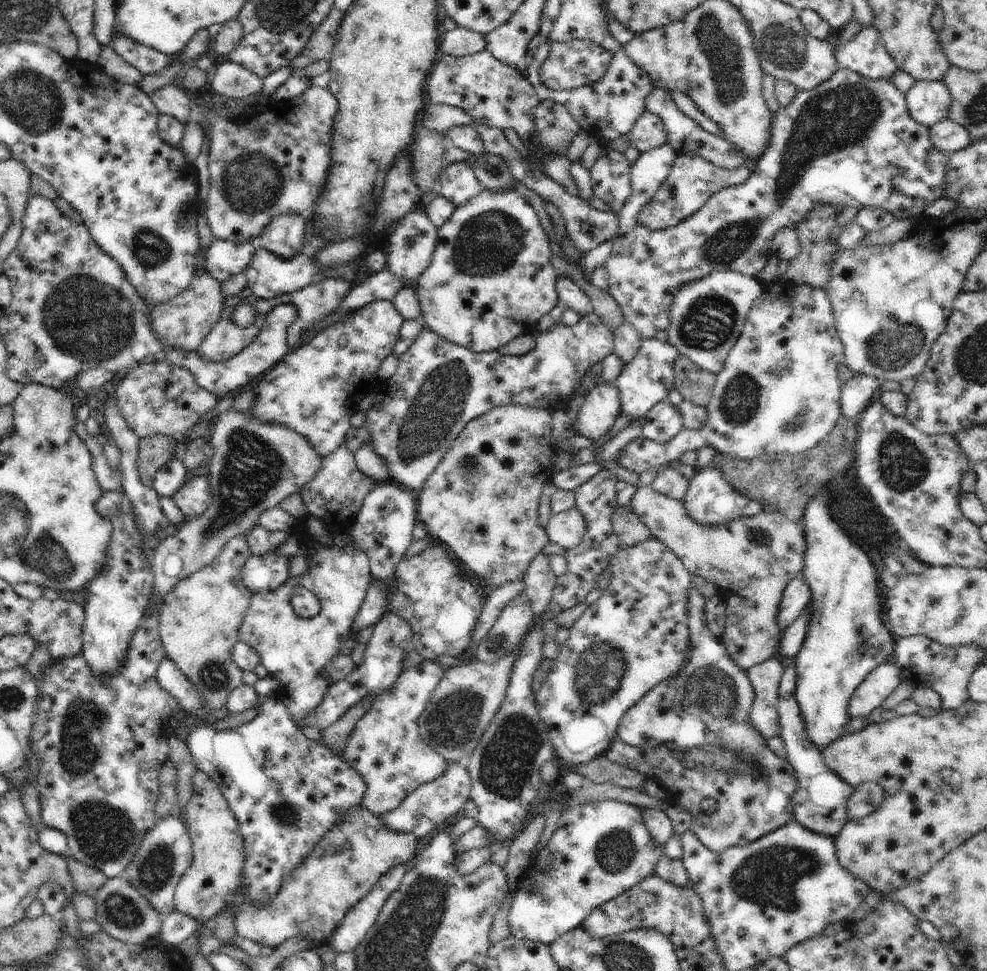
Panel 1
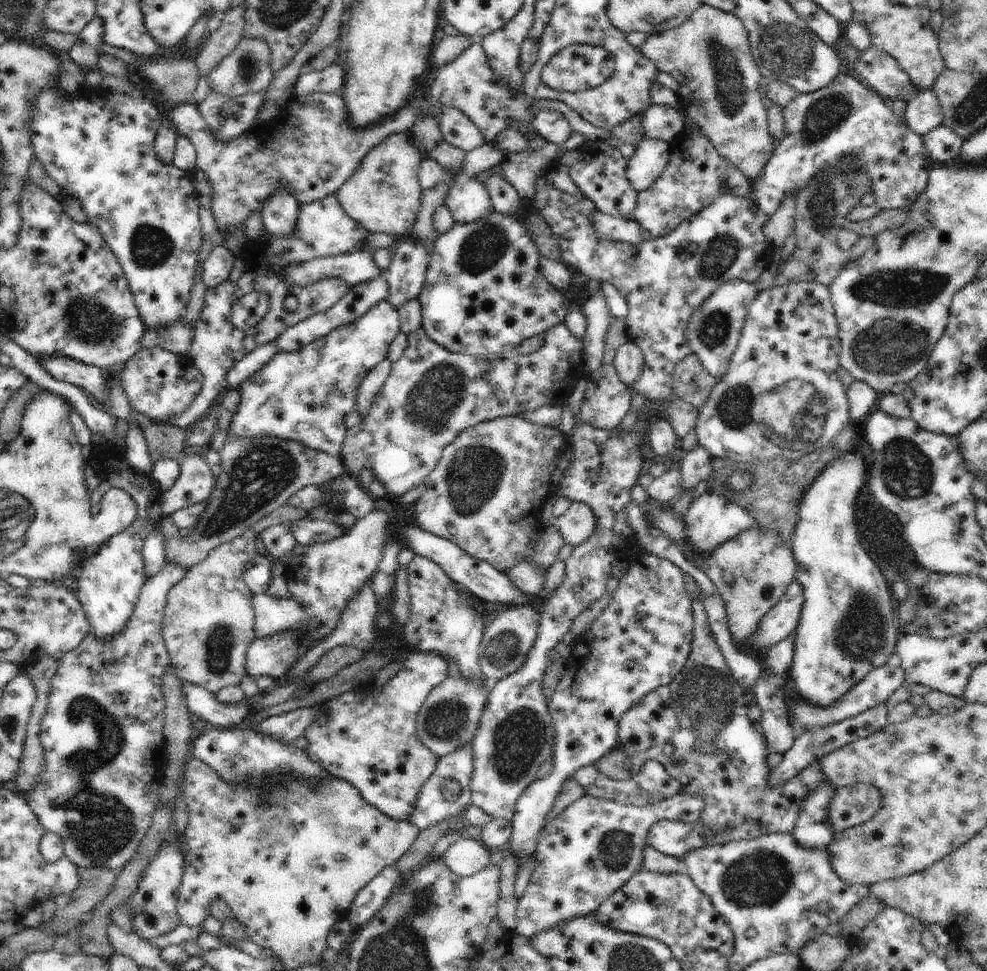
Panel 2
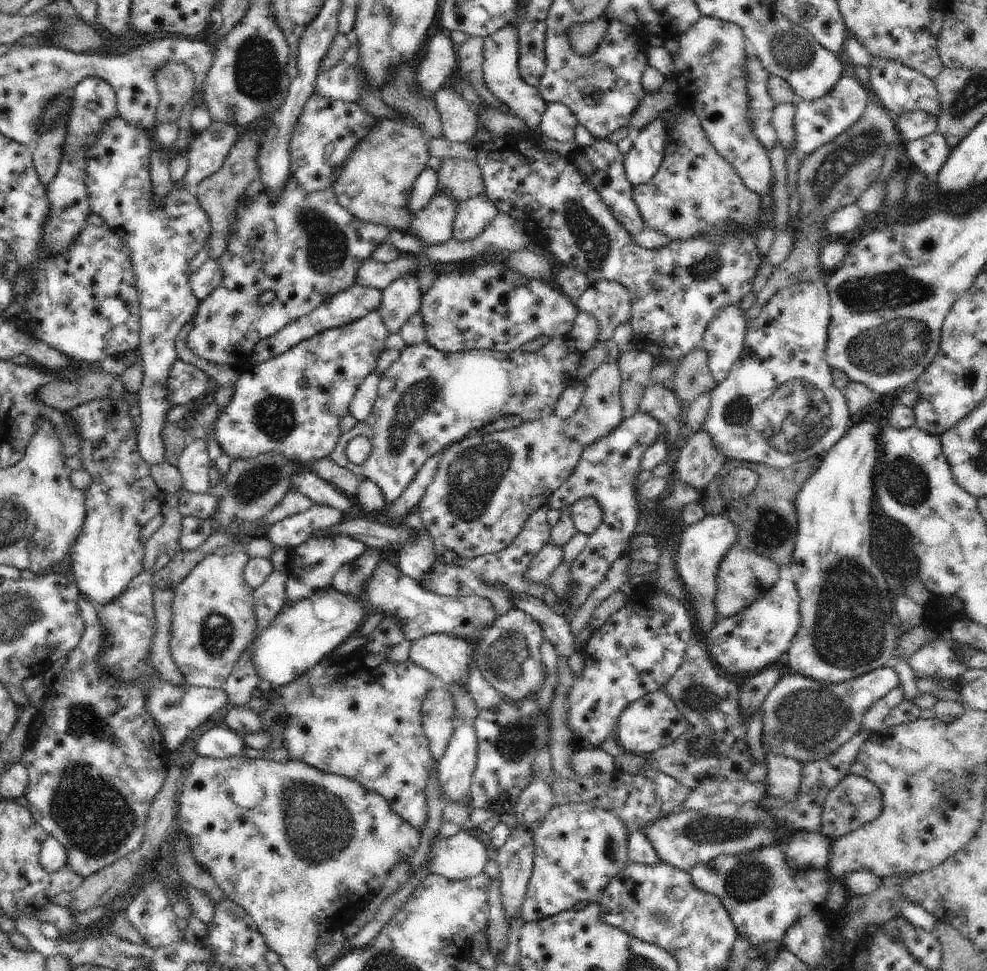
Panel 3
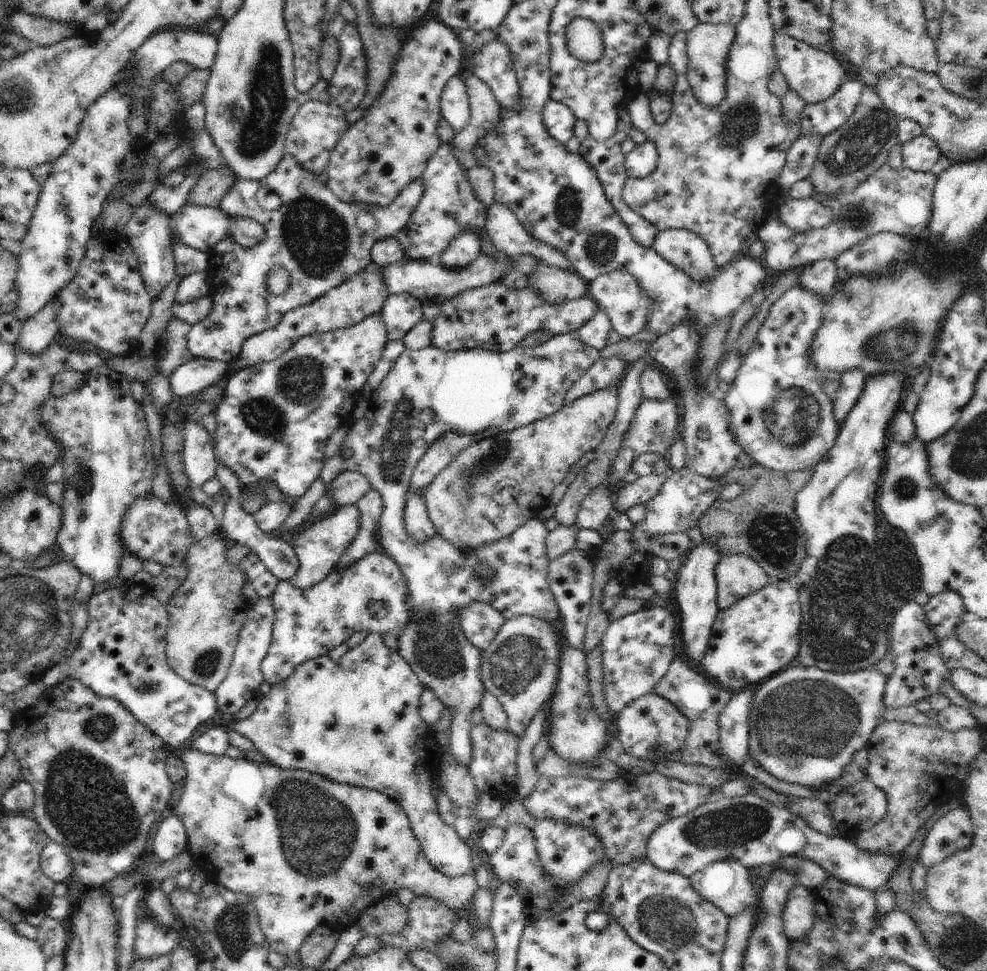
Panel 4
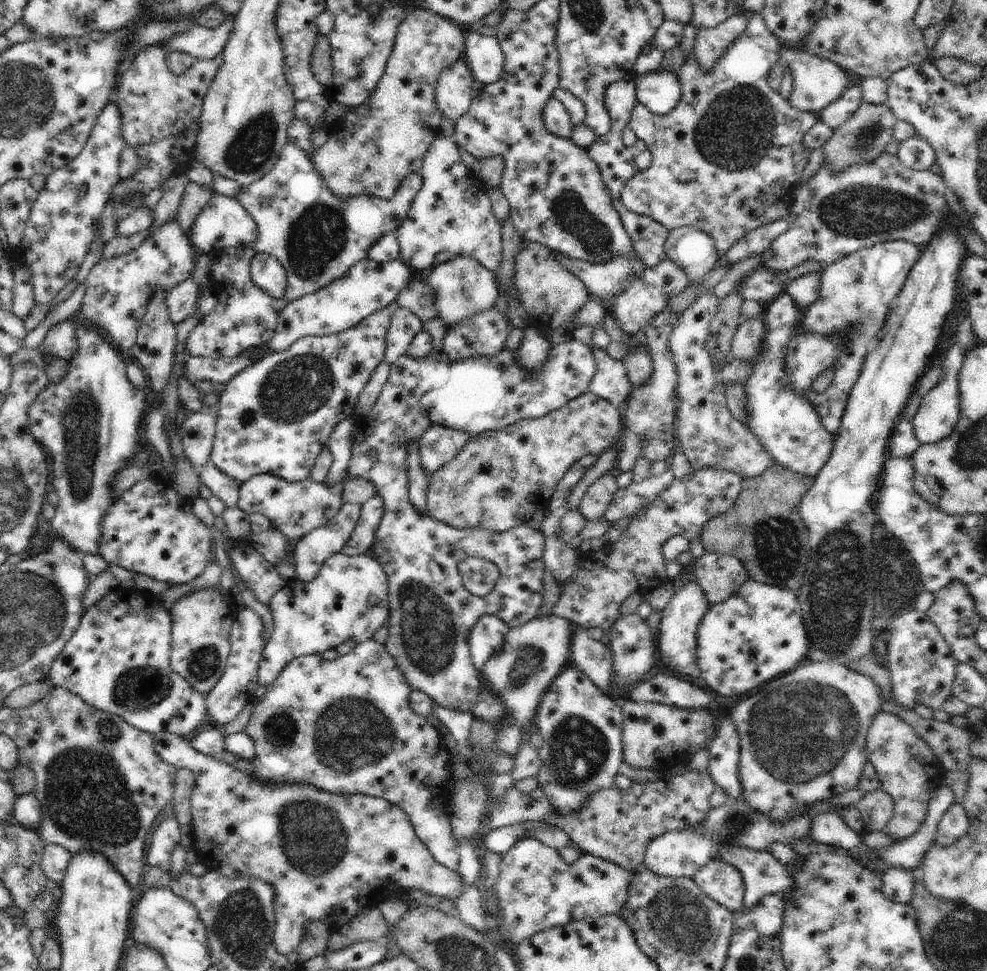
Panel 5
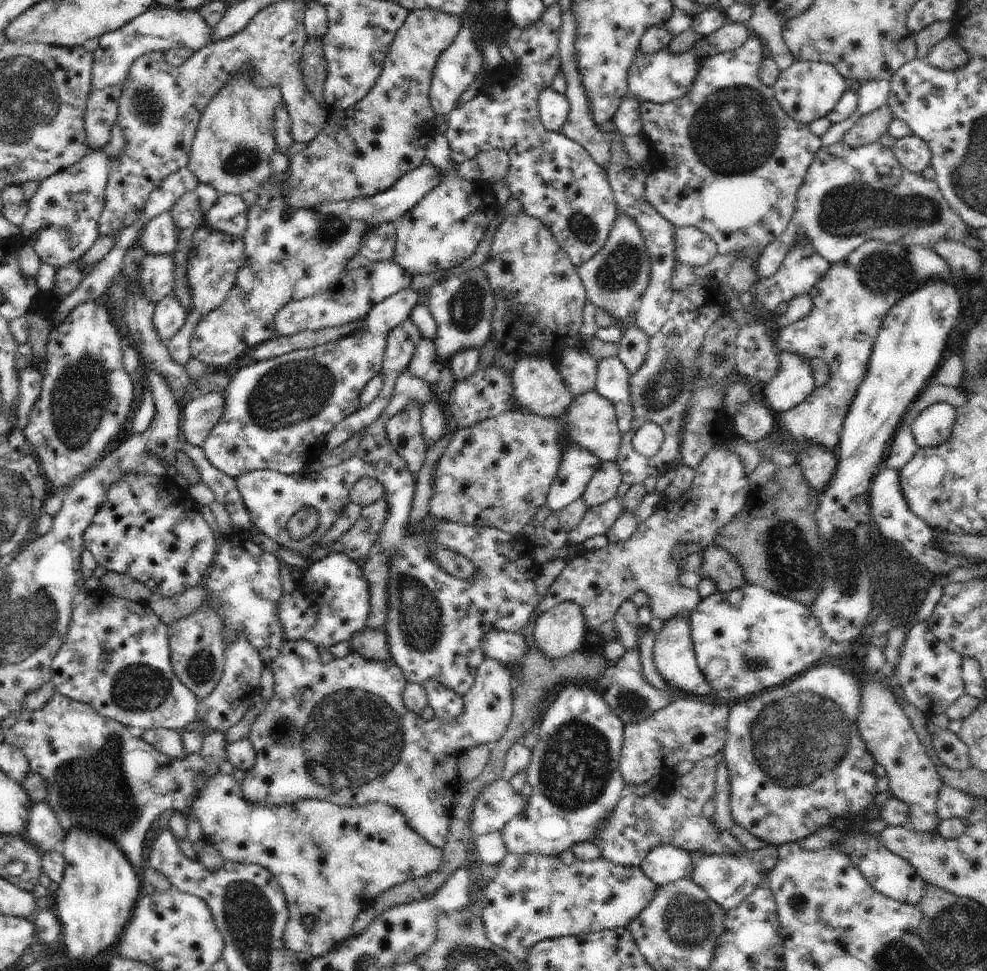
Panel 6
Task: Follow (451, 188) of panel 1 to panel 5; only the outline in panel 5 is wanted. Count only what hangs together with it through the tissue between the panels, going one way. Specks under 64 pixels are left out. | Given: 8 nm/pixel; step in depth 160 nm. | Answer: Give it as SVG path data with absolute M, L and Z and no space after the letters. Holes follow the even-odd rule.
M456 257L454 260L435 266L427 278L427 283L435 292L434 306L437 316L441 318L447 330L468 320L476 313L490 310L495 306L499 294L496 273L472 257Z

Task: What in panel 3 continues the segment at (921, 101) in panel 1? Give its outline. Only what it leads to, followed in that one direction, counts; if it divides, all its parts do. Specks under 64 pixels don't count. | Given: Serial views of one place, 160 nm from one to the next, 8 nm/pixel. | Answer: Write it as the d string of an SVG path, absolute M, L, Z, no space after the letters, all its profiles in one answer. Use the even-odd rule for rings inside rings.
M916 110L896 118L895 122L901 145L913 142L928 134L933 134L937 130L938 117L934 114L928 114L924 110Z

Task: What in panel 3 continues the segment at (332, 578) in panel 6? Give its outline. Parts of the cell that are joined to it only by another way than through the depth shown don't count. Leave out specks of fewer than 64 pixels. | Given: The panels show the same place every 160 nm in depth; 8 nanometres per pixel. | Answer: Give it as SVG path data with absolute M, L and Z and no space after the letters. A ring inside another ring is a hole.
M384 560L376 566L370 582L364 586L360 598L350 598L332 587L320 590L310 598L298 602L286 602L274 621L252 644L252 666L261 680L270 682L273 689L296 681L306 670L334 653L365 620L382 612L384 617L396 616L402 622L404 637L410 641L430 634L450 634L462 638L480 638L497 620L496 612L488 598L482 596L454 597L428 592L399 568ZM363 622L363 623L362 623Z

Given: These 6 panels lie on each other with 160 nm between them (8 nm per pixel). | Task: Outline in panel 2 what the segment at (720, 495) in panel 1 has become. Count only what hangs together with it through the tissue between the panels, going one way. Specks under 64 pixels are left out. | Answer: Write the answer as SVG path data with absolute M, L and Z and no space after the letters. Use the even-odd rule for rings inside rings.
M708 491L690 503L684 517L684 524L686 524L686 544L690 546L690 550L696 554L710 554L724 542L736 538L740 532L753 528L755 521L748 510Z

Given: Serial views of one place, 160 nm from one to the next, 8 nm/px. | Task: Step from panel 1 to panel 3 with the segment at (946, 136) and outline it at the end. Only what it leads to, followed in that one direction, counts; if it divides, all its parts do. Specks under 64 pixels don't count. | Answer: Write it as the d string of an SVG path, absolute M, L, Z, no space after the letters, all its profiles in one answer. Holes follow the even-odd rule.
M938 132L902 145L901 149L908 156L908 162L912 162L920 172L927 176L938 175L940 168L944 166L952 152L946 144L946 138Z

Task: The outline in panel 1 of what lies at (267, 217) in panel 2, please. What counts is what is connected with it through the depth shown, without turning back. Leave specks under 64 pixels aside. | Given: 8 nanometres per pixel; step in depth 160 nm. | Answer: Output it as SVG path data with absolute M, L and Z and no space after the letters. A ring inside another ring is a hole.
M280 214L279 217L272 218L256 242L278 257L292 259L302 251L305 222L305 215Z

